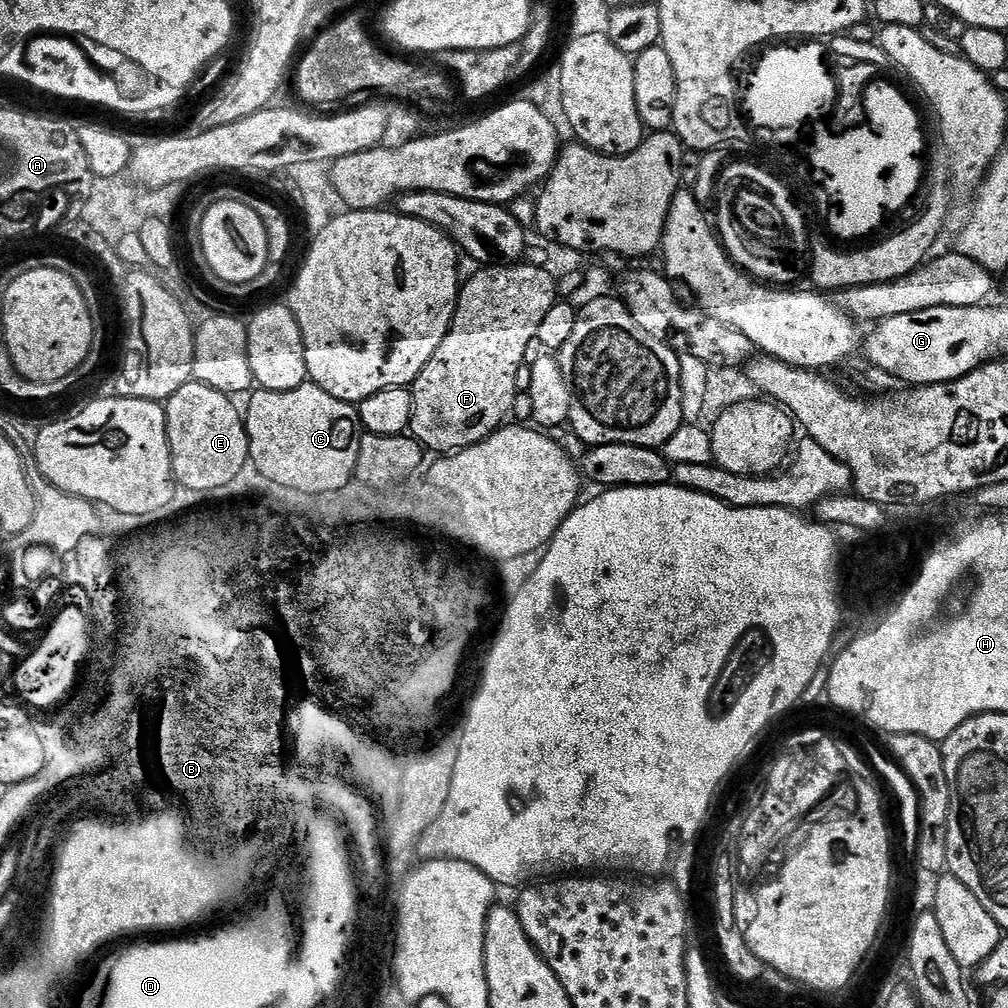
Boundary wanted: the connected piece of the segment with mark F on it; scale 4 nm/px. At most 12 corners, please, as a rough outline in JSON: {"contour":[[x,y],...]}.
{"contour":[[558,280],[463,281],[410,386],[411,435],[451,454],[509,419]]}

